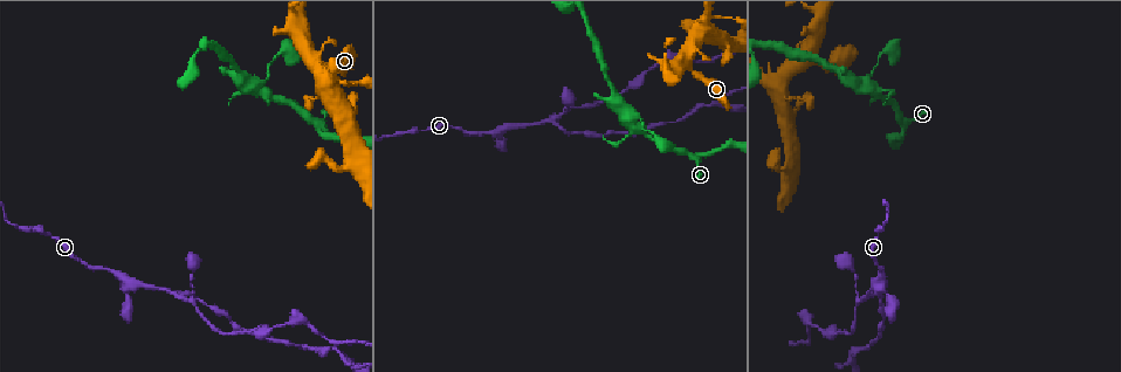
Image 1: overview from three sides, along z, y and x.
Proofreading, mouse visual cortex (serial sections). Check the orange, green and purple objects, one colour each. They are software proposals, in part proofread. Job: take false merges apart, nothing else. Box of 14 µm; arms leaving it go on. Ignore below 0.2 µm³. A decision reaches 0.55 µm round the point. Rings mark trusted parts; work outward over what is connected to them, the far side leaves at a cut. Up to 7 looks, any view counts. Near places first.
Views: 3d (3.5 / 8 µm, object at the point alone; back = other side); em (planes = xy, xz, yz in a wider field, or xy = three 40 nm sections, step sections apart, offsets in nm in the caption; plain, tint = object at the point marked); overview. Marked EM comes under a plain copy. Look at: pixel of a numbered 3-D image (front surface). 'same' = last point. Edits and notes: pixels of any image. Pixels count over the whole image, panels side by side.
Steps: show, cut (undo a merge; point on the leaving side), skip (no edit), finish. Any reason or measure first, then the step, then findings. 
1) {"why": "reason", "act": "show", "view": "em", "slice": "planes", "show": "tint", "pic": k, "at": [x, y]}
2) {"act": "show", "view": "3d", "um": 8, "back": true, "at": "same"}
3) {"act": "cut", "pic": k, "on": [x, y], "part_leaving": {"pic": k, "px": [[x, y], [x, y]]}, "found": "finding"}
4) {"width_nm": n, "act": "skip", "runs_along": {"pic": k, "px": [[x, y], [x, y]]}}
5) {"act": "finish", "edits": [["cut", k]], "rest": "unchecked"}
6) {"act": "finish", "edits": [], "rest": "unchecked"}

{"why": "thick turns thin", "act": "show", "view": "3d", "um": 3.5, "pic": 1, "at": [628, 123]}

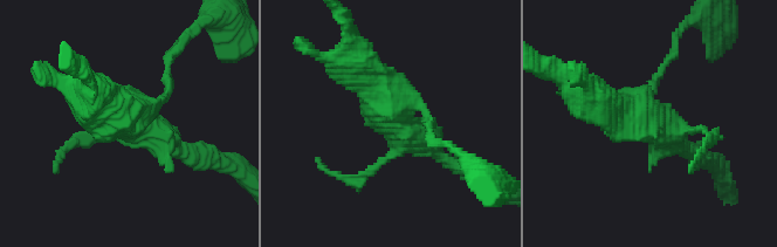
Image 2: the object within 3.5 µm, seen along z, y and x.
{"why": "now the EM", "act": "show", "view": "em", "slice": "xy", "step": 2, "show": "tint", "pic": 2, "at": [394, 122]}

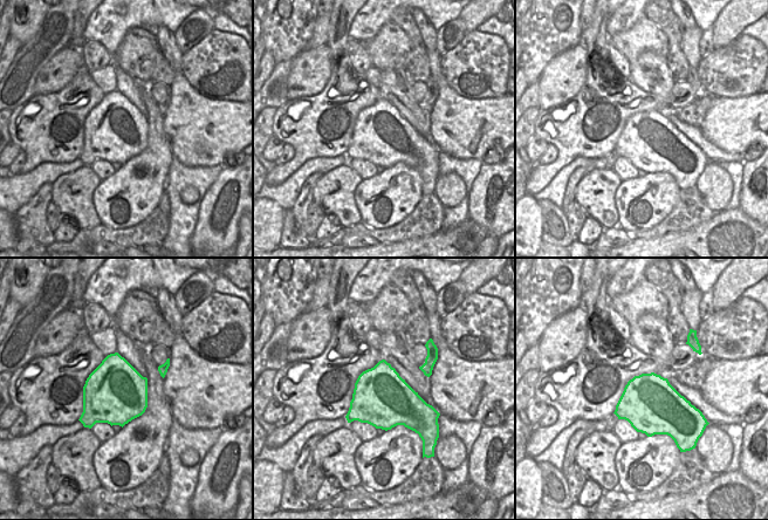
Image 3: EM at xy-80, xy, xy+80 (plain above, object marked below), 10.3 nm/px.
{"act": "skip", "runs_along": {"pic": 2, "px": [[434, 151], [352, 68], [352, 47]]}, "found": "one cell here"}

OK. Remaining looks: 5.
{"why": "looks like a crossing", "act": "show", "view": "3d", "um": 8, "back": true, "pic": 1, "at": [702, 25]}

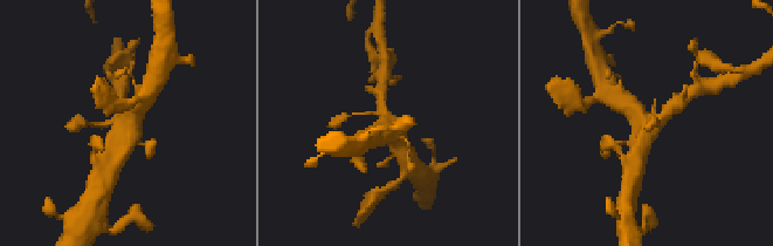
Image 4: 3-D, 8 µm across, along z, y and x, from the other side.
{"act": "show", "view": "em", "slice": "planes", "show": "tint", "pic": 4, "at": [390, 119]}

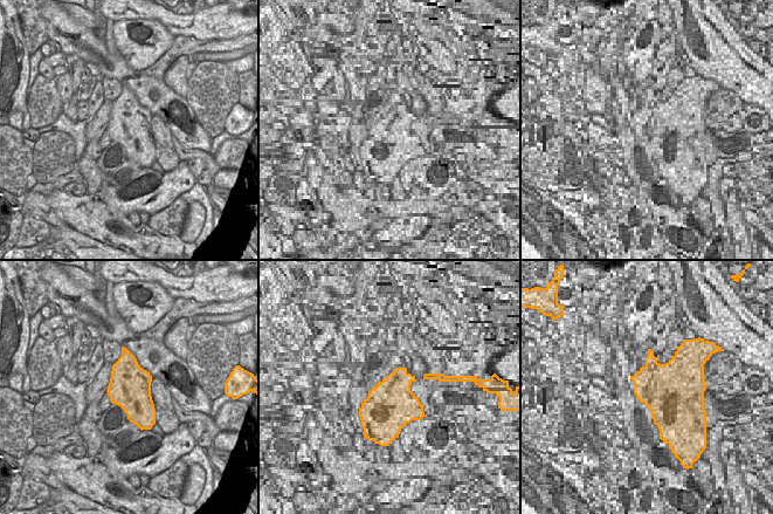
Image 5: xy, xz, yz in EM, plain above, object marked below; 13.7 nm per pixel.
{"act": "skip", "runs_along": {"pic": 4, "px": [[142, 103], [114, 154]]}, "found": "one cell here"}

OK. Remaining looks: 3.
{"why": "side arm on a straight run", "act": "show", "view": "3d", "um": 3.5, "pic": 1, "at": [550, 120]}

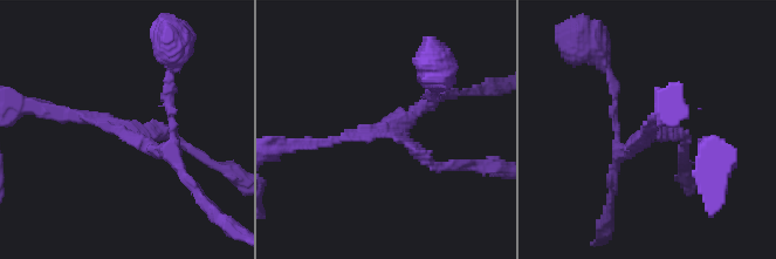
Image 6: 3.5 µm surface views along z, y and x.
{"arms": 3, "arm_widths_nm": [150, 150, 200], "act": "show", "view": "em", "slice": "xy", "step": 1, "show": "tint", "pic": 6, "at": [385, 130]}

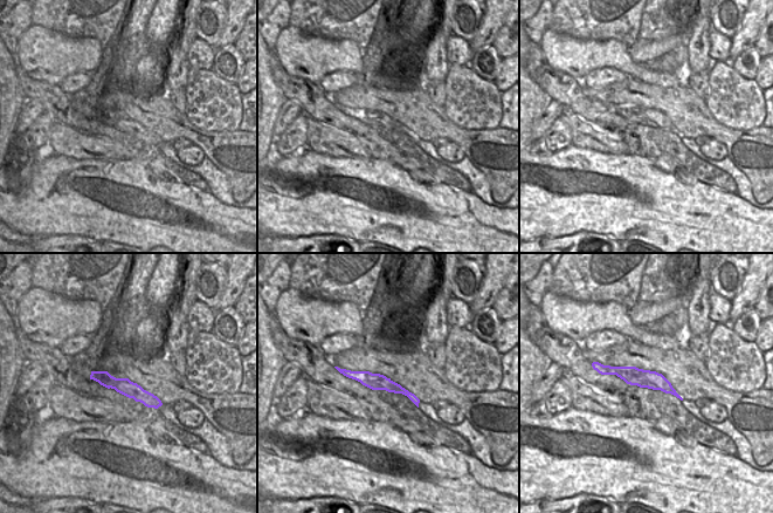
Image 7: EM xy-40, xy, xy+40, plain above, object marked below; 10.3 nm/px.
{"act": "show", "view": "em", "slice": "xy", "step": 3, "show": "tint", "at": "same"}

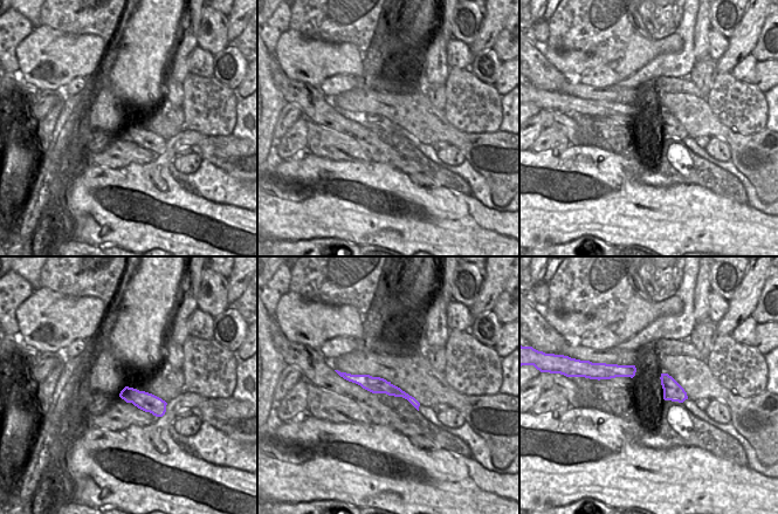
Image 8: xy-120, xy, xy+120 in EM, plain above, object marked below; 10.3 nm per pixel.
{"act": "cut", "pic": 6, "on": [437, 167], "part_leaving": {"pic": 6, "px": [[405, 140], [434, 167], [499, 170]]}, "found": "a second cell is stuck on"}

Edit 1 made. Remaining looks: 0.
{"act": "finish", "edits": [["cut", 6]], "rest": "unchecked"}

